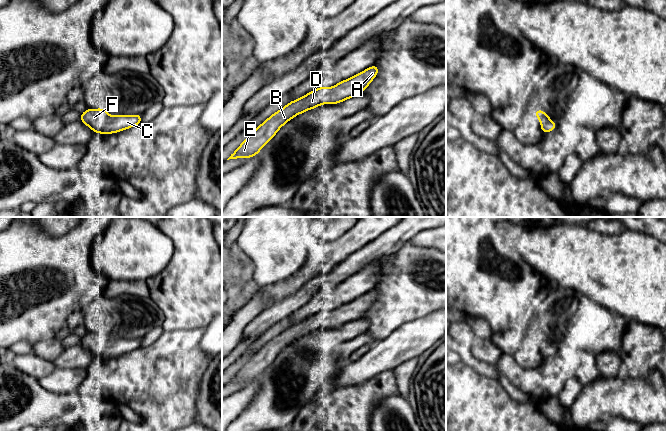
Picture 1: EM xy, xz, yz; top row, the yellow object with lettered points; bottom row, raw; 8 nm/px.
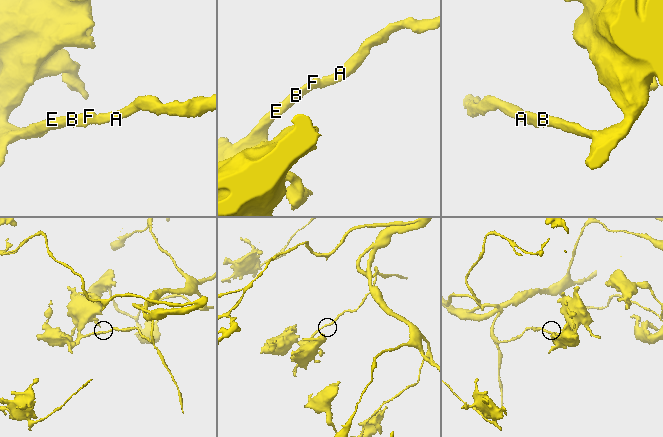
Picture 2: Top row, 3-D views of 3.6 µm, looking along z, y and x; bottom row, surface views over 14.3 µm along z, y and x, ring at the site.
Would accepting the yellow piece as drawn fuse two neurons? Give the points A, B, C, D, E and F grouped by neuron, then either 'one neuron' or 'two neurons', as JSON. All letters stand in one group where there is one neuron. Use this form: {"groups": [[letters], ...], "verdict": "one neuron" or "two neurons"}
{"groups": [["A", "B", "C", "D", "E", "F"]], "verdict": "one neuron"}

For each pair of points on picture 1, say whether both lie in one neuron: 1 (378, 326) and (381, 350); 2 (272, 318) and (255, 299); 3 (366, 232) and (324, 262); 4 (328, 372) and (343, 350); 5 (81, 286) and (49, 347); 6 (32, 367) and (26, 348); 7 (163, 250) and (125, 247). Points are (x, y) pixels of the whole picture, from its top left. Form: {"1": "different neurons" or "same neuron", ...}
{"1": "different neurons", "2": "different neurons", "3": "same neuron", "4": "different neurons", "5": "different neurons", "6": "different neurons", "7": "same neuron"}

